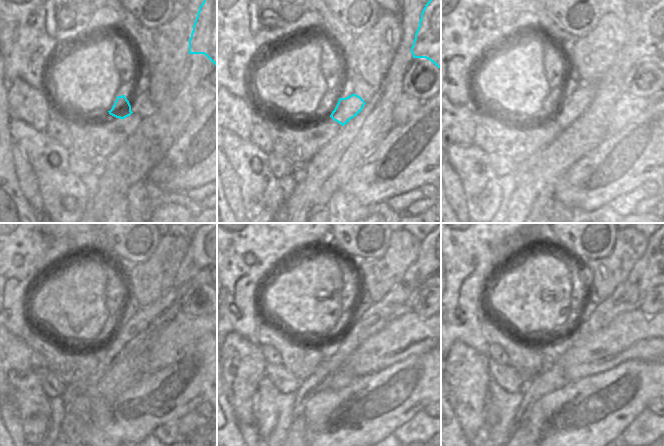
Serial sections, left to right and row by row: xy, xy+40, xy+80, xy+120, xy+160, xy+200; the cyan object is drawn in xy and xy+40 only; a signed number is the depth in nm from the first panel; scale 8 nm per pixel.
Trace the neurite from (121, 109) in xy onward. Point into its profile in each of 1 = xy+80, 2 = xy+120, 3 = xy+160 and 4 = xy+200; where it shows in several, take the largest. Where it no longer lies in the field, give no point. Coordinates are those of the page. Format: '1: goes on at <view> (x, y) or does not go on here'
1: goes on at xy+80 (571, 108)
2: goes on at xy+120 (196, 269)
3: goes on at xy+160 (400, 300)
4: goes on at xy+200 (629, 295)

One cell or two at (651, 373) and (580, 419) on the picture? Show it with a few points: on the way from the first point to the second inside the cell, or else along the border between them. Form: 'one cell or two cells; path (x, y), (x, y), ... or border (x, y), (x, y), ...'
one cell; path (633, 384), (598, 408)

